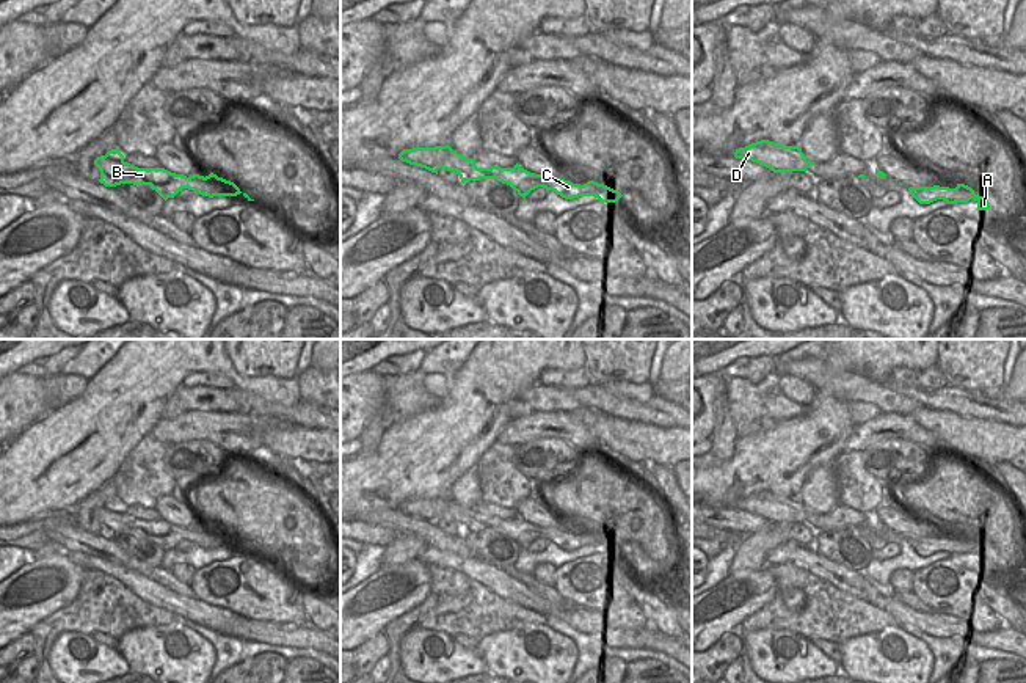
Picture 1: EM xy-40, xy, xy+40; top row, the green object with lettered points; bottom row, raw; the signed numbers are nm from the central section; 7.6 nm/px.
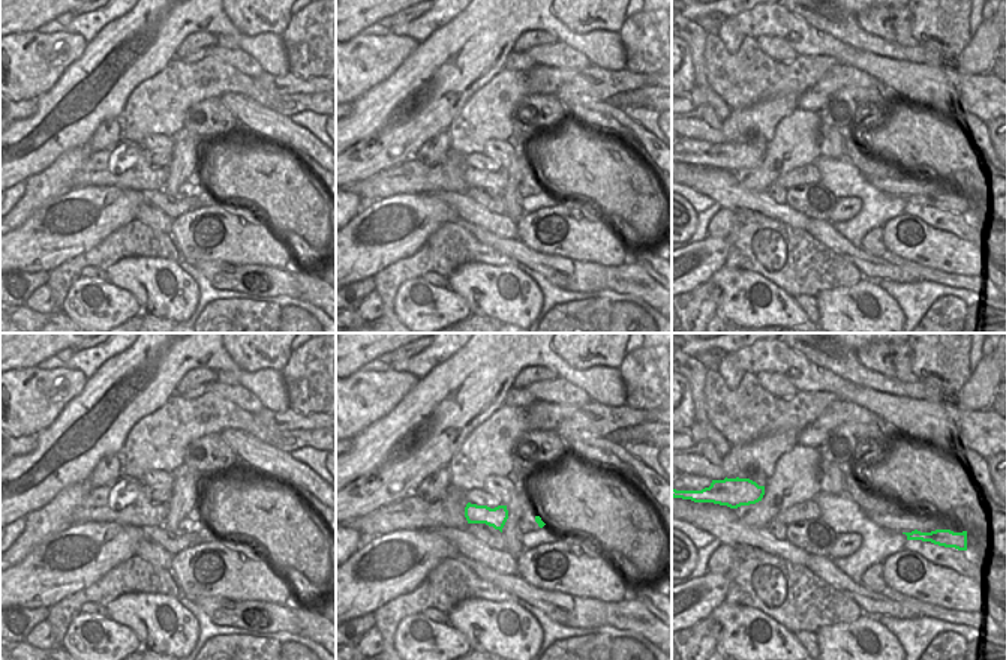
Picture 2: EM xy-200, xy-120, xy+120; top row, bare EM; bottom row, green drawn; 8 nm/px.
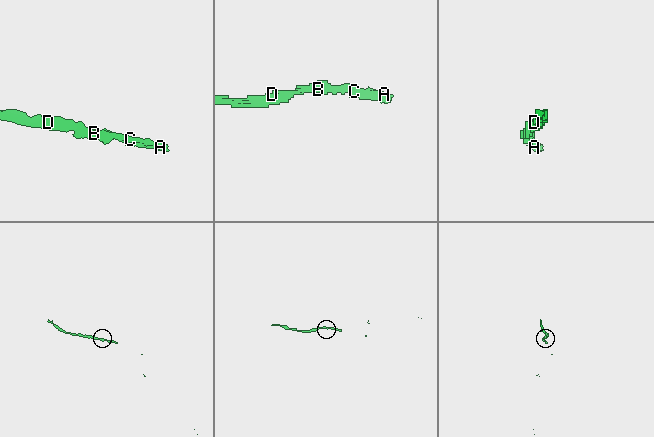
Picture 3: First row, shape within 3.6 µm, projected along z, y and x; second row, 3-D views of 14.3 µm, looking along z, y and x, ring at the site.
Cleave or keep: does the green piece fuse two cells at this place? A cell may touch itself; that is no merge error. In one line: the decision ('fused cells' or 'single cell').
single cell

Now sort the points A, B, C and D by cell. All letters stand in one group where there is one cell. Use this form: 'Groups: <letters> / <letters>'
Groups: A B C D.

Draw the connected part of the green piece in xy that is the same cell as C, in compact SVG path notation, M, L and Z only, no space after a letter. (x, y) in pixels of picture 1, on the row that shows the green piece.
M447 146L435 148L413 148L403 149L398 154L402 162L425 168L438 174L439 168L455 171L461 184L466 181L496 179L510 185L519 196L526 198L532 190L543 187L552 190L565 199L574 199L579 196L595 196L599 203L617 203L623 195L604 184L588 181L587 184L573 184L569 181L554 177L551 174L535 174L518 163L513 168L477 168L475 159L466 159L457 151Z

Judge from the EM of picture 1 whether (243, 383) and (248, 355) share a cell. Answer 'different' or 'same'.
different

